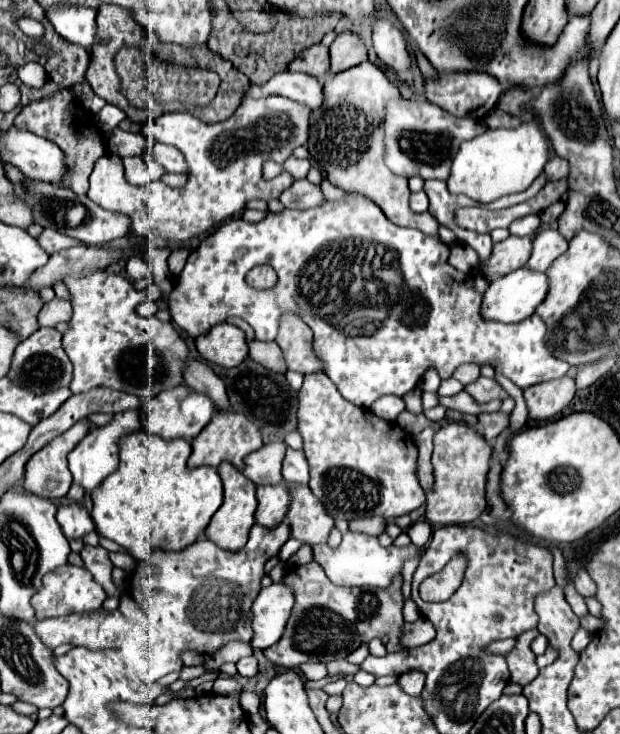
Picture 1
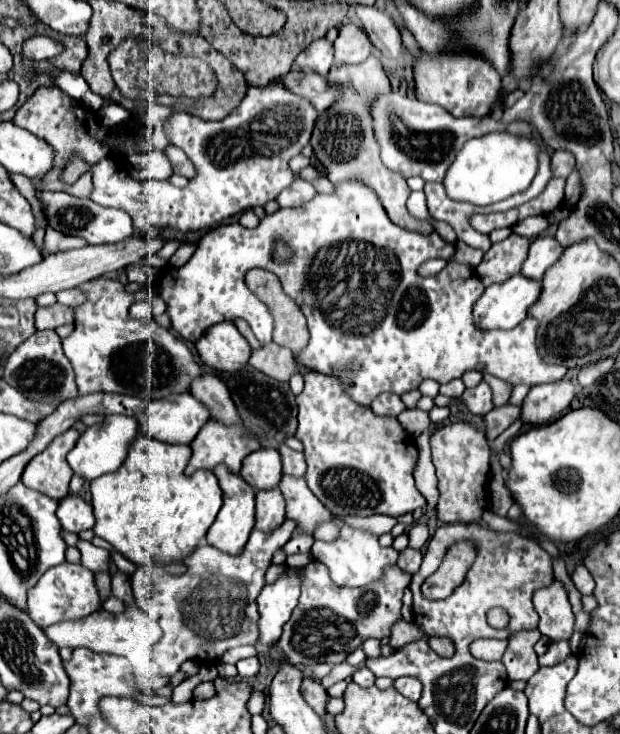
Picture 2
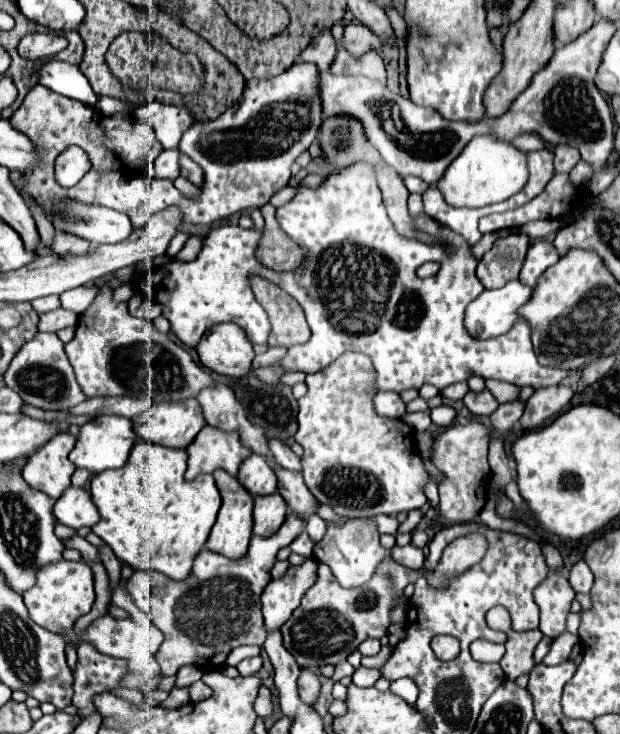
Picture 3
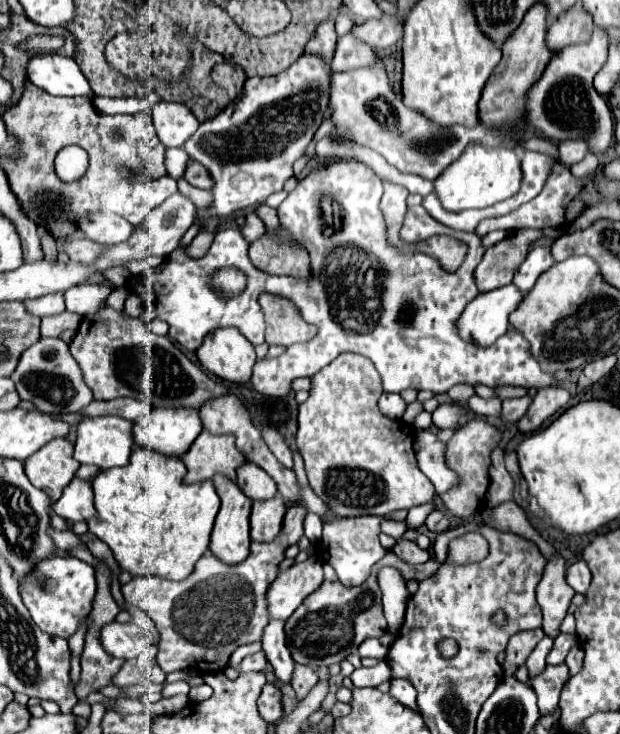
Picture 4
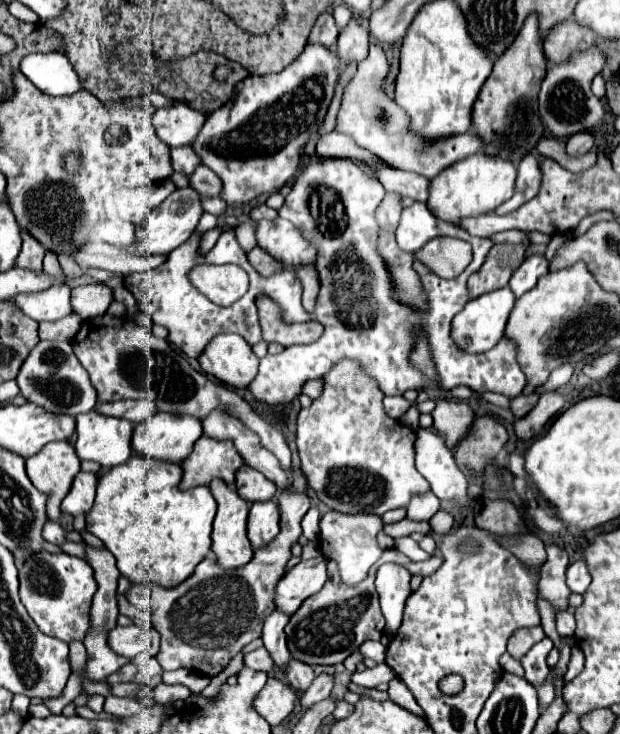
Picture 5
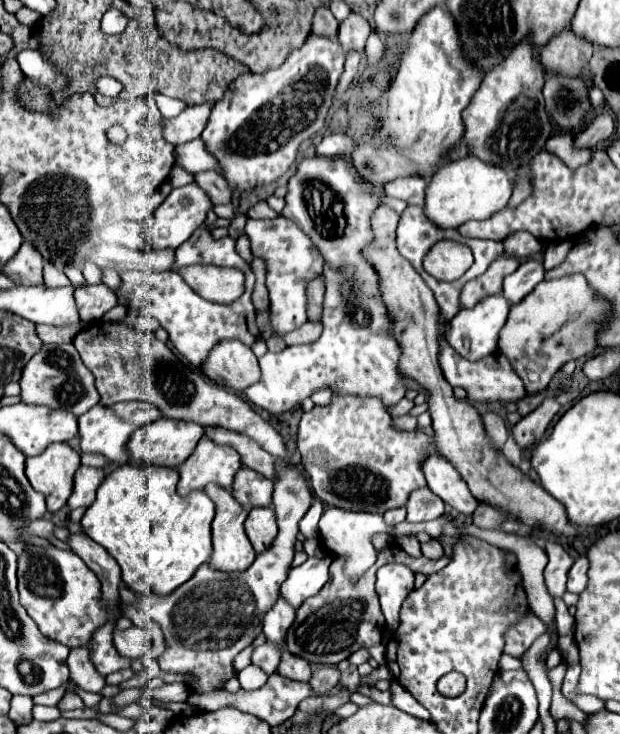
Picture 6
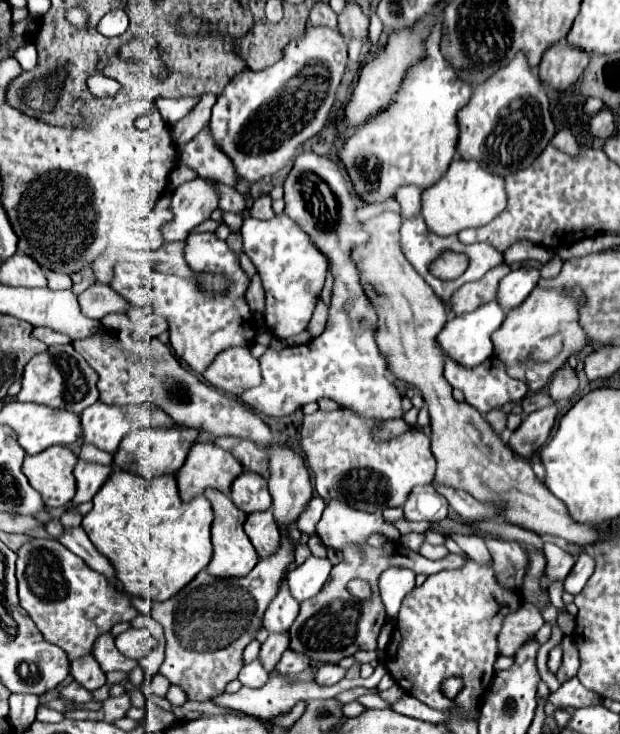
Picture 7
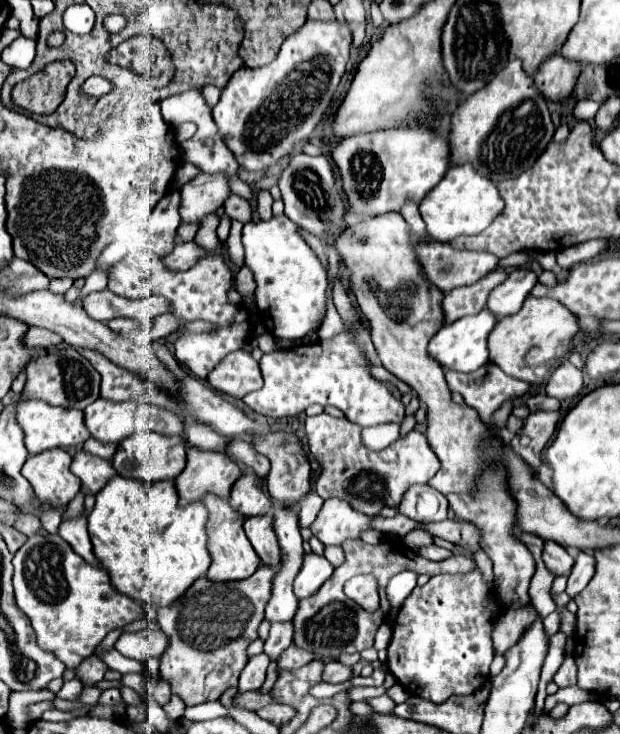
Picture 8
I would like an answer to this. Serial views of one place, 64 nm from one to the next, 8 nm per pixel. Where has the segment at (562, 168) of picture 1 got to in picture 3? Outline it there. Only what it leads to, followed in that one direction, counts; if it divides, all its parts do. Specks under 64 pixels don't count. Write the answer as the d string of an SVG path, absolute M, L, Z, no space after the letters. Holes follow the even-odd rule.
M554 148L554 170L558 174L568 174L576 164L578 164L580 156L576 152L576 148Z

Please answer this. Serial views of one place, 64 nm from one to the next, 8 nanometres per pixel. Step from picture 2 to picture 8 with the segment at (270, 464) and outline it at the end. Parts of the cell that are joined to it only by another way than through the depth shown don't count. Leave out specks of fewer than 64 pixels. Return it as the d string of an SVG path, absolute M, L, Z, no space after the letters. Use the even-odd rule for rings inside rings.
M246 472L236 480L236 484L232 486L230 502L232 508L236 508L244 516L266 514L272 510L272 500L268 492L262 488L260 476L252 472Z

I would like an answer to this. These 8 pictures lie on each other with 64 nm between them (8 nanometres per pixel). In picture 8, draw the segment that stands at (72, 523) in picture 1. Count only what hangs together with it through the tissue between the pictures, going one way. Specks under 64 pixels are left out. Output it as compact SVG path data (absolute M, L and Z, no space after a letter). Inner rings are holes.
M80 450L74 456L74 462L72 462L70 470L80 478L84 496L100 492L100 488L104 488L104 484L116 474L116 470L110 462L106 462L102 458L96 458L96 456L90 456L84 450Z

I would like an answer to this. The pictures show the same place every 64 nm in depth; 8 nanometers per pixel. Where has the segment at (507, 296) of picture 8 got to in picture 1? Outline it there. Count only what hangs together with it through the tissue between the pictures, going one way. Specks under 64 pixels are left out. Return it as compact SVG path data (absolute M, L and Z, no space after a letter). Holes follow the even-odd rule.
M544 228L534 236L534 250L528 260L528 268L538 268L546 272L550 264L568 250L568 240L558 232L558 228Z

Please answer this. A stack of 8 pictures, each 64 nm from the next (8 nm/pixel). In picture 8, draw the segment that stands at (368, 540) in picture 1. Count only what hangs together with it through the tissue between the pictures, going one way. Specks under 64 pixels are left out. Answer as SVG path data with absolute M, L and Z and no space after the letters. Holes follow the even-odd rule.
M332 498L324 502L310 530L322 544L340 546L344 540L356 540L362 532L372 530L372 516L356 512L340 498Z

